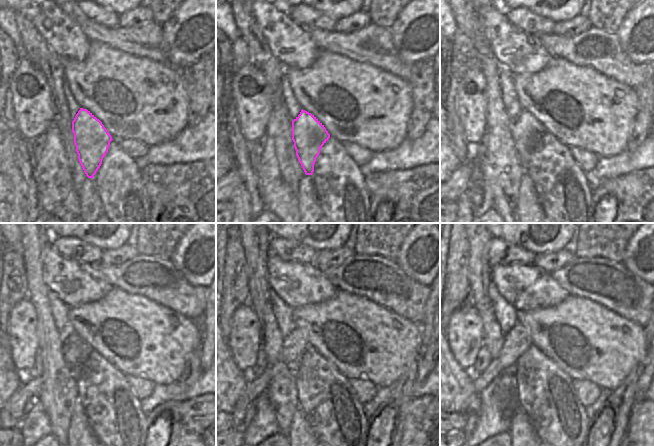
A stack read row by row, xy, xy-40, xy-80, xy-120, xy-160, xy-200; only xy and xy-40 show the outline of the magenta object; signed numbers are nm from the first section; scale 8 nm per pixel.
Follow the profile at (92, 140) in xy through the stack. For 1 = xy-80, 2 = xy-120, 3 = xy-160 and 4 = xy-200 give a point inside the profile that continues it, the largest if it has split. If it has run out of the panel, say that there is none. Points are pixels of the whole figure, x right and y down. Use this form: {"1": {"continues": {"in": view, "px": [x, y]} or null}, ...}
{"1": {"continues": {"in": "xy-80", "px": [526, 129]}}, "2": {"continues": {"in": "xy-120", "px": [75, 354]}}, "3": {"continues": {"in": "xy-160", "px": [295, 354]}}, "4": {"continues": {"in": "xy-200", "px": [518, 351]}}}

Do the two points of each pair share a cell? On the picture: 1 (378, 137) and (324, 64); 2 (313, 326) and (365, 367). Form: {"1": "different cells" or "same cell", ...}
{"1": "same cell", "2": "same cell"}

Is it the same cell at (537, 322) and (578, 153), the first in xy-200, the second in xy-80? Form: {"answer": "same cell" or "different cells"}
{"answer": "different cells"}

